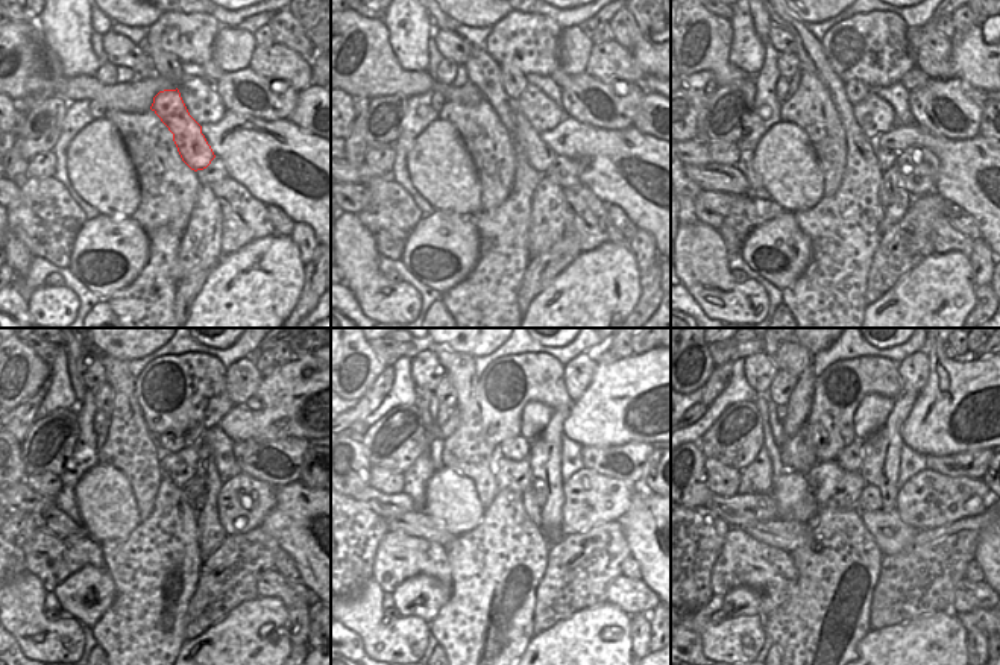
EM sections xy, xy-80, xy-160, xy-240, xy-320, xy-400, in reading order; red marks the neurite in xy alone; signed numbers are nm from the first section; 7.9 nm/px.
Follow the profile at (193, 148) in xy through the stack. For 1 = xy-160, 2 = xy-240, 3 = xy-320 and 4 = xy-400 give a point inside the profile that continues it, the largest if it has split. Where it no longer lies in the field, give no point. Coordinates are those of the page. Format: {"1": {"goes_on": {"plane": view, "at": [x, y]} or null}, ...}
{"1": {"goes_on": {"plane": "xy-160", "at": [886, 158]}}, "2": {"goes_on": {"plane": "xy-240", "at": [201, 500]}}, "3": {"goes_on": {"plane": "xy-320", "at": [540, 494]}}, "4": {"goes_on": {"plane": "xy-400", "at": [870, 500]}}}

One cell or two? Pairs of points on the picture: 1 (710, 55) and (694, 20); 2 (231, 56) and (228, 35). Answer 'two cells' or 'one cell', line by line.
1: one cell
2: one cell

